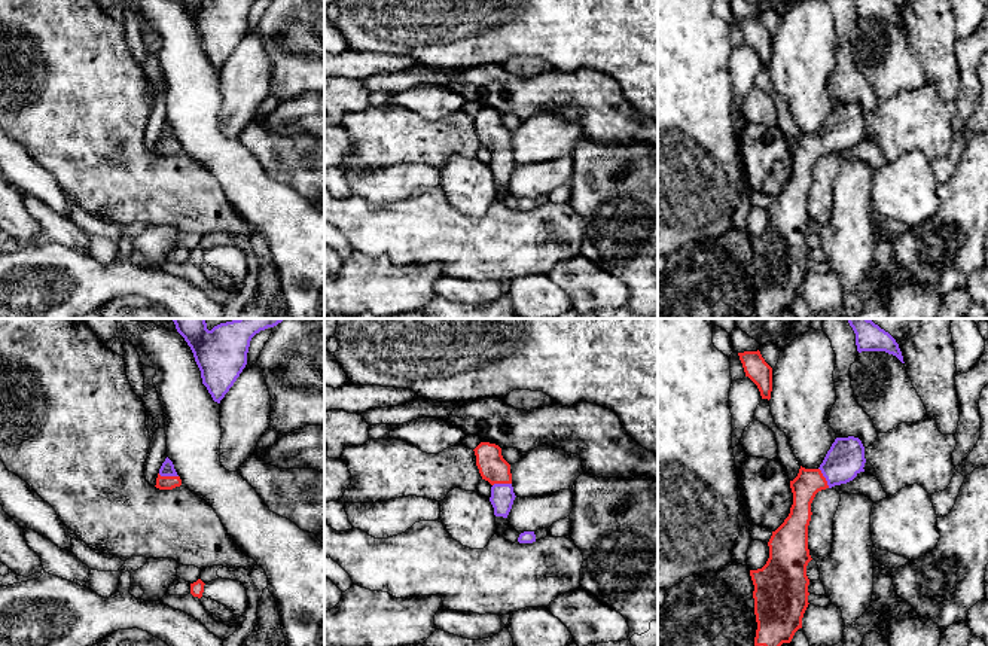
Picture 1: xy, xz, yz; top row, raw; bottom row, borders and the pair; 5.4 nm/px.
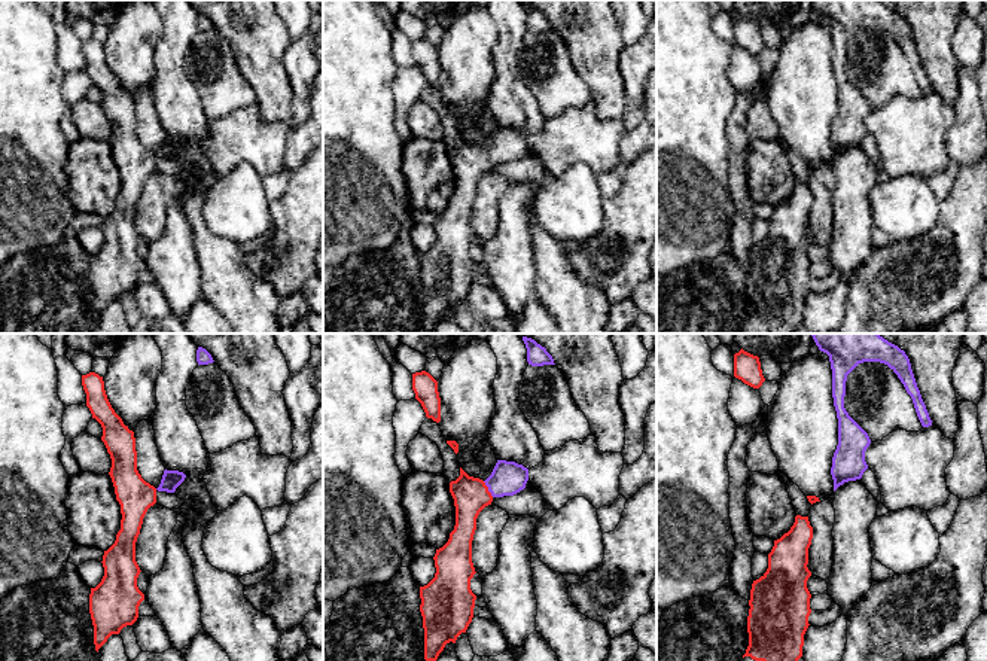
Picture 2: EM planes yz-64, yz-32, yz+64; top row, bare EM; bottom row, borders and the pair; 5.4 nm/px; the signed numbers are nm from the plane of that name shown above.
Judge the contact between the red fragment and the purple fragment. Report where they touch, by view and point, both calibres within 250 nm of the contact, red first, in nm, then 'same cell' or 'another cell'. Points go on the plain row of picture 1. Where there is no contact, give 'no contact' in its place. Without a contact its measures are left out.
contact xy (168, 143); calibres 80 and 80 nm; same cell

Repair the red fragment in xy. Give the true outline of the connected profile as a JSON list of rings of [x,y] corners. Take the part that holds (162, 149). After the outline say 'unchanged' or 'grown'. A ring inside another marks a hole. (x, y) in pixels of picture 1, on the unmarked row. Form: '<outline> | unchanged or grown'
[[[167,124],[159,135],[155,153],[159,156],[173,156],[180,152],[182,146],[177,141],[173,128]]] | grown

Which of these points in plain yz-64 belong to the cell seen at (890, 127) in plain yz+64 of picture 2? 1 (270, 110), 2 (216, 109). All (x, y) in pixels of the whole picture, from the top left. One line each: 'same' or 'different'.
1: different
2: different

